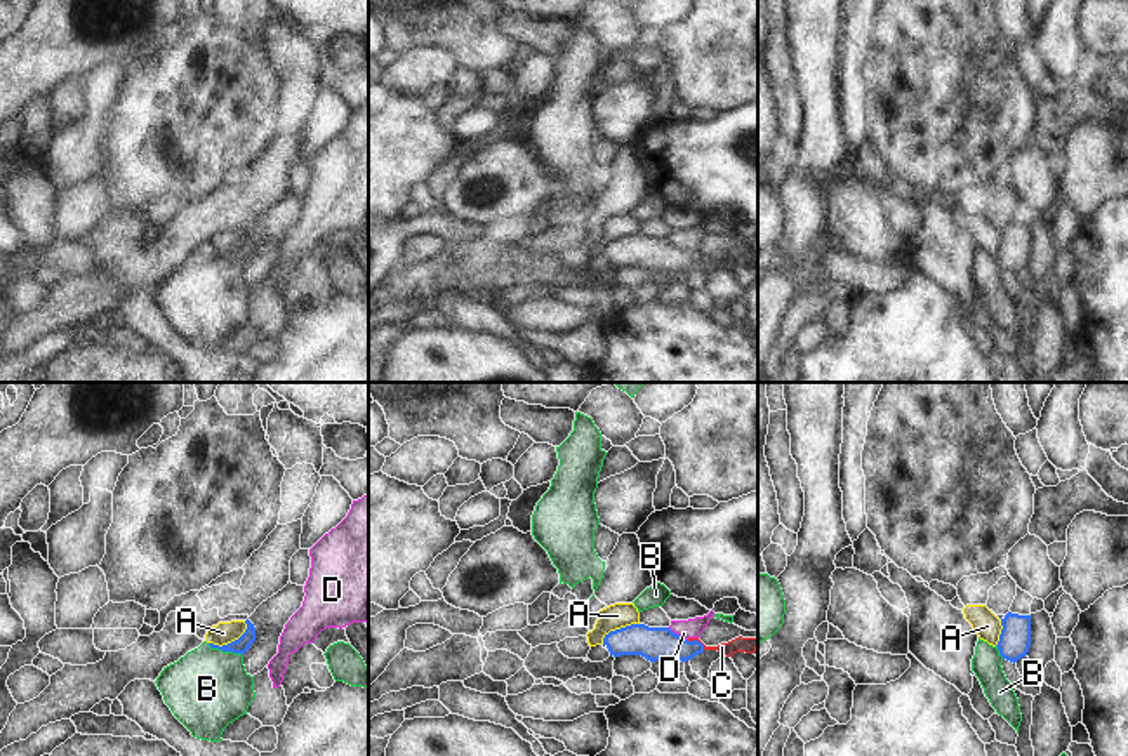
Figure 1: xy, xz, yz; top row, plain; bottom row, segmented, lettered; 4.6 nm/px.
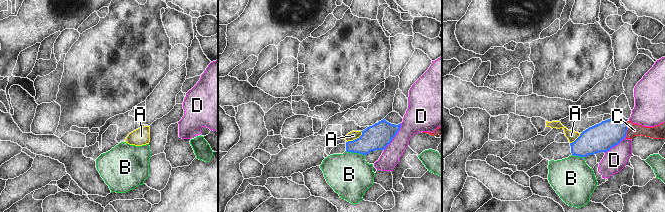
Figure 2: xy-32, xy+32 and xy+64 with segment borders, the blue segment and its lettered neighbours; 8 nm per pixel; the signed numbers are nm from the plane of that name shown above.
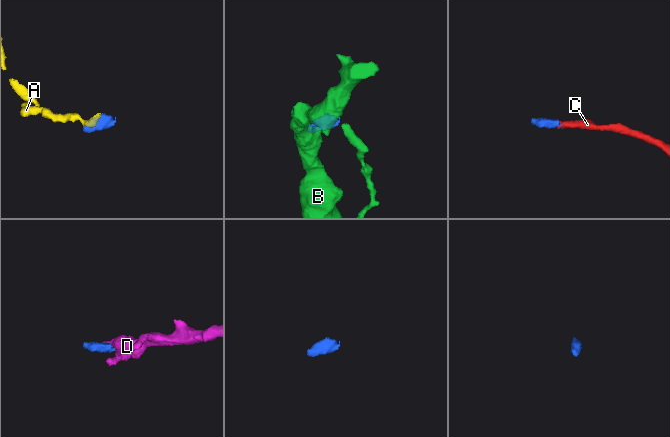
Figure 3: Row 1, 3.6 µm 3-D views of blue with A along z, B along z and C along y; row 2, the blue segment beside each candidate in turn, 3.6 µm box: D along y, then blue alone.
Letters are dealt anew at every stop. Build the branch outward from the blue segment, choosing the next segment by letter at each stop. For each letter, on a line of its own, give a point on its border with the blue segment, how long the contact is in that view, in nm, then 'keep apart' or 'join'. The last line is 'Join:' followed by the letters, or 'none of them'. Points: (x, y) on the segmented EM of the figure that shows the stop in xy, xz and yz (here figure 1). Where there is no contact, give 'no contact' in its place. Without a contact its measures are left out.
A: contact xy (232, 642); length 200 nm; keep apart
B: contact xy (225, 650); length 180 nm; keep apart
C: contact xz (696, 640); length 100 nm; join
D: contact xz (678, 635); length 110 nm; keep apart
Join: C

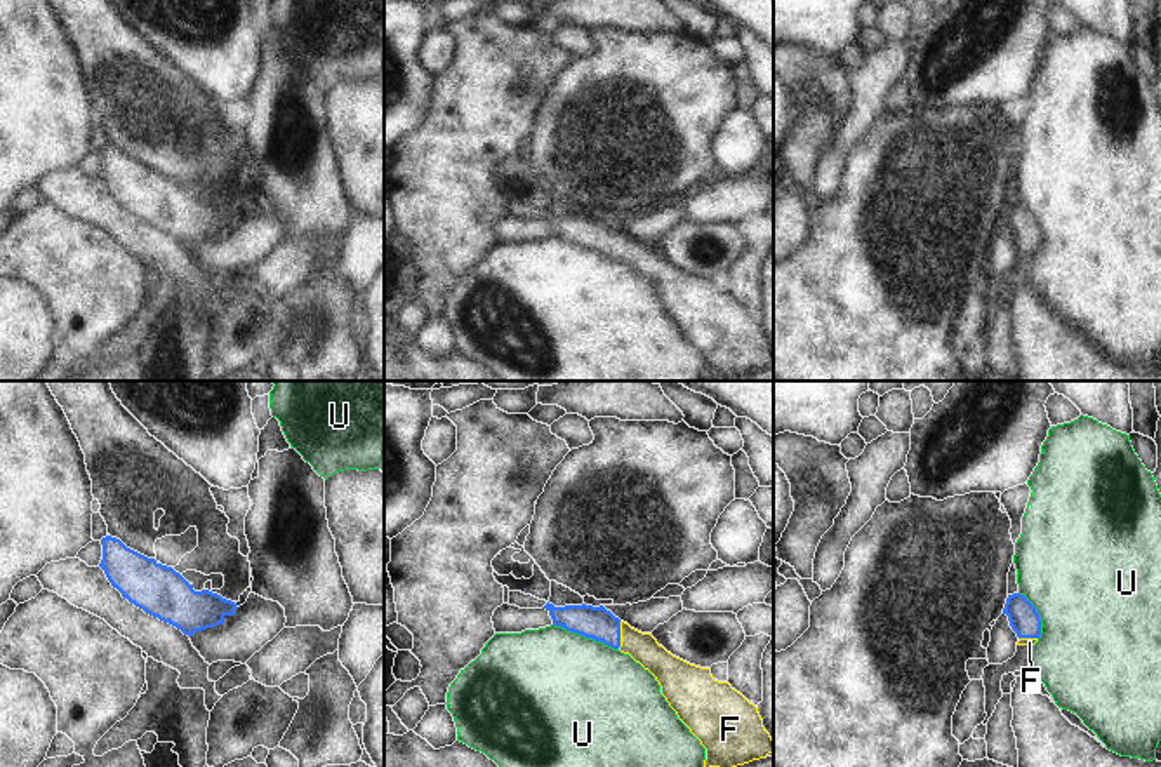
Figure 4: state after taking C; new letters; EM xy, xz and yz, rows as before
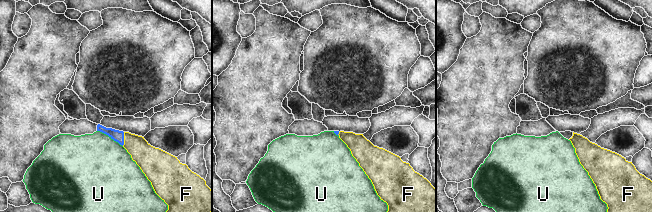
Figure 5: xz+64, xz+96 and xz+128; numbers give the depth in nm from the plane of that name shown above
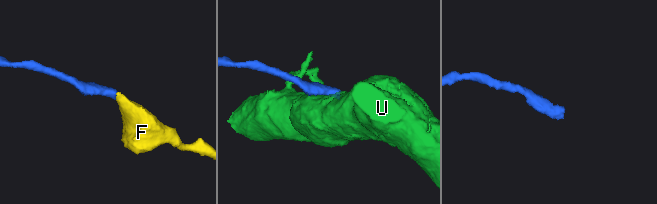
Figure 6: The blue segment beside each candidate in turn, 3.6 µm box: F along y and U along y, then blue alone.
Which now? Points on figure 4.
F: contact xz (619, 635); length 130 nm; join
U: contact xz (586, 637); length 320 nm; keep apart
Join: F

